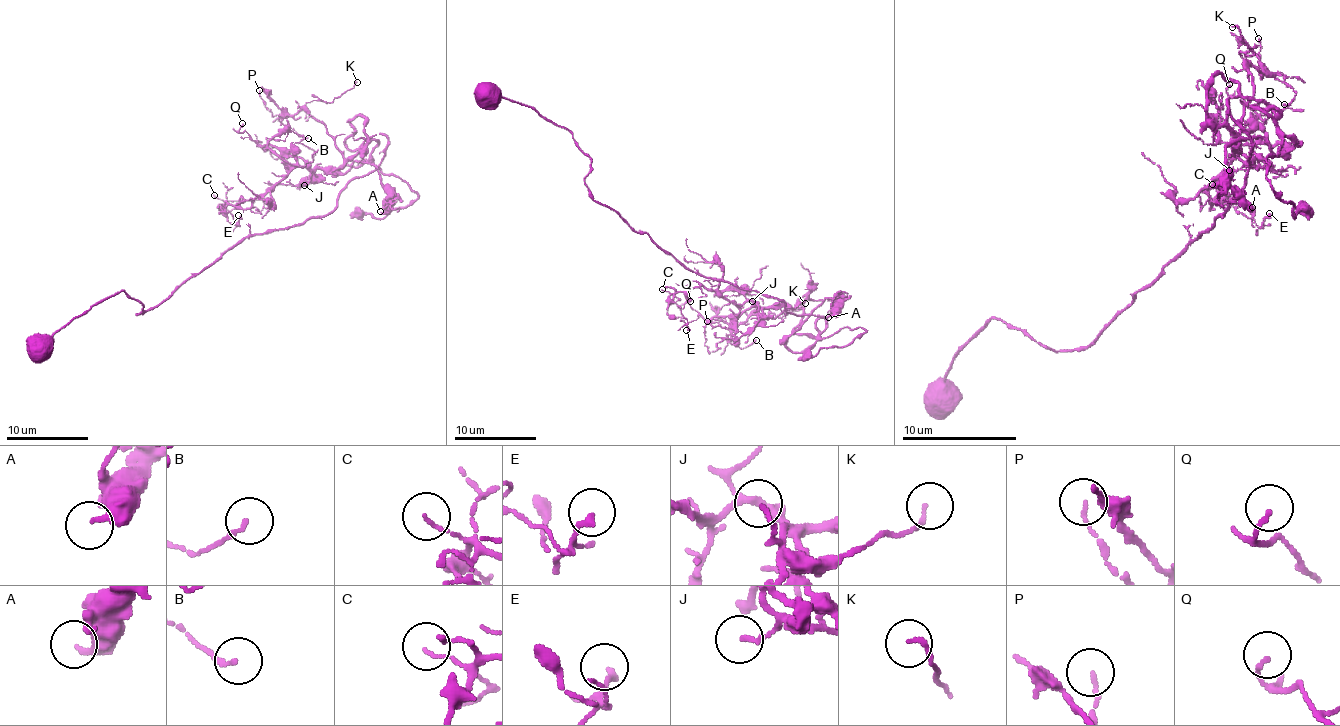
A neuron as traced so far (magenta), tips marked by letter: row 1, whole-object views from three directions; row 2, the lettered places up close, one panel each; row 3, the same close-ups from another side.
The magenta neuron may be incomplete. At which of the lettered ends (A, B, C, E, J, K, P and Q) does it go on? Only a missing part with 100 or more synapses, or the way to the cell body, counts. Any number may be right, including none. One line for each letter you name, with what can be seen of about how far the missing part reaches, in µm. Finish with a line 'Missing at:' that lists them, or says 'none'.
Missing at: none

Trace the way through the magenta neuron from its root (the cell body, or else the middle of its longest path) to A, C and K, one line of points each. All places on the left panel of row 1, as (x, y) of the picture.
A: (42, 346), (326, 215), (388, 144), (357, 115), (345, 144), (378, 144), (339, 170), (378, 170), (380, 211)
C: (42, 346), (120, 291), (144, 314), (242, 238), (326, 215), (388, 140), (290, 168), (245, 209), (214, 195)
K: (42, 346), (120, 291), (144, 314), (242, 238), (326, 215), (388, 140), (345, 158), (306, 105), (357, 82)

